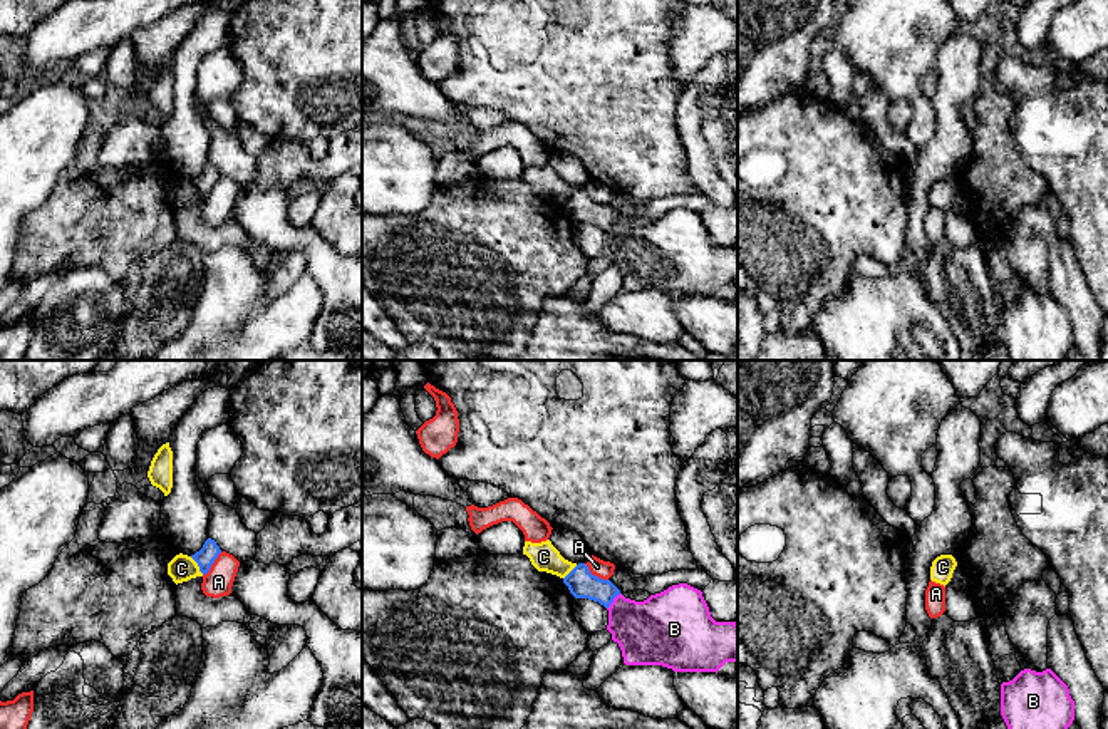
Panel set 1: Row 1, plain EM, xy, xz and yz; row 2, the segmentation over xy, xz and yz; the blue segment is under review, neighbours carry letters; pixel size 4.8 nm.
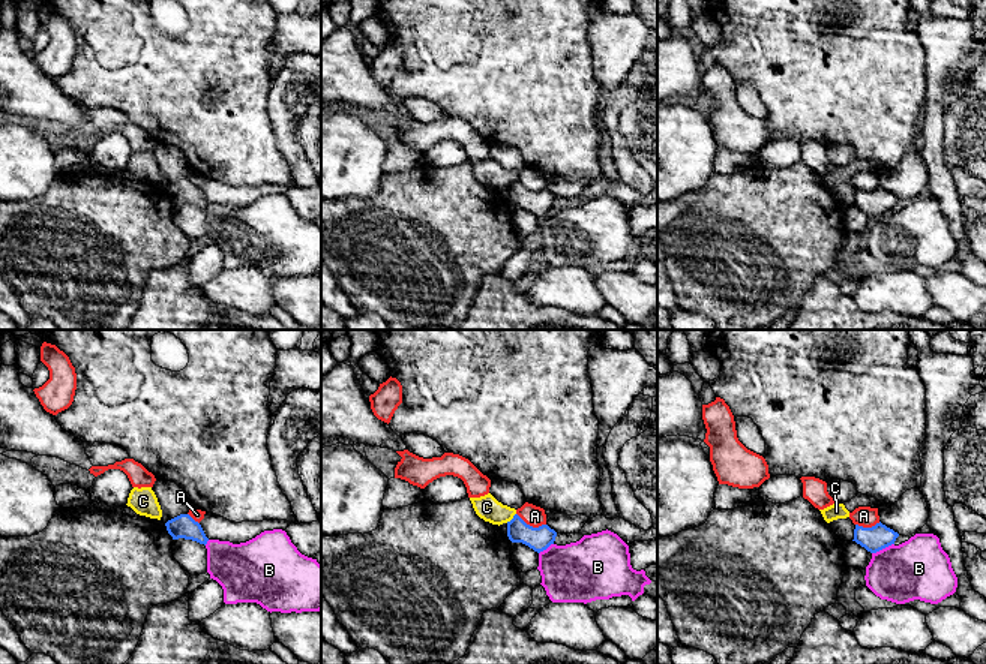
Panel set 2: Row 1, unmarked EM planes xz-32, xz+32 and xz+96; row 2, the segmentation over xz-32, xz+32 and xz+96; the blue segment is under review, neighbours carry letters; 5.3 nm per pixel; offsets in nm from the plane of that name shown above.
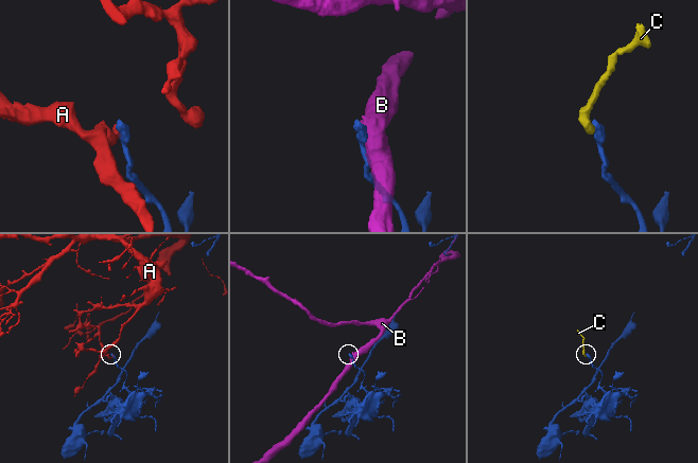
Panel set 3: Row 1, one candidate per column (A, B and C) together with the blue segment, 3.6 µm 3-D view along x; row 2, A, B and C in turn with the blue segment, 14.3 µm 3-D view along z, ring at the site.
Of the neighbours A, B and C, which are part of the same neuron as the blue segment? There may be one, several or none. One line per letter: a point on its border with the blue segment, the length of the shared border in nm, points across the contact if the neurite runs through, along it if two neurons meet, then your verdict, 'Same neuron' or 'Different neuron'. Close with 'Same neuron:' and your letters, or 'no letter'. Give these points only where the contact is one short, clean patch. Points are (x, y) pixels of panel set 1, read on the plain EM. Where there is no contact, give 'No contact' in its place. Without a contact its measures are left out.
A: Touches blue at xz (594, 200). Shared border 150 nm. Boundary: xz (584, 188), (592, 198), (607, 205). Different neuron
B: Touches blue at xz (612, 225). Shared border 100 nm. Different neuron
C: Touches blue at xy (198, 190). Shared border 110 nm. Boundary: xy (190, 181), (203, 198). Different neuron
Same neuron: no letter

